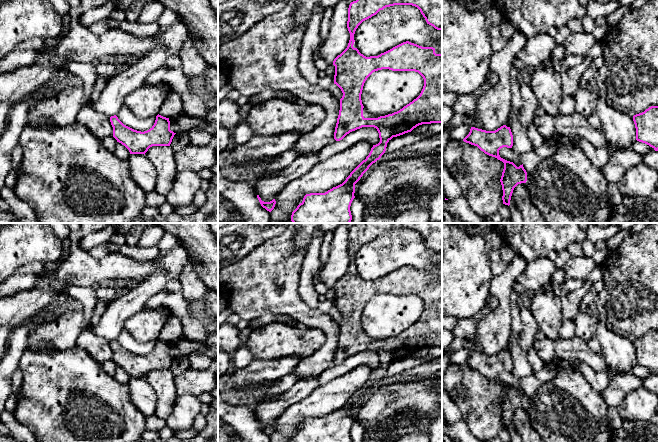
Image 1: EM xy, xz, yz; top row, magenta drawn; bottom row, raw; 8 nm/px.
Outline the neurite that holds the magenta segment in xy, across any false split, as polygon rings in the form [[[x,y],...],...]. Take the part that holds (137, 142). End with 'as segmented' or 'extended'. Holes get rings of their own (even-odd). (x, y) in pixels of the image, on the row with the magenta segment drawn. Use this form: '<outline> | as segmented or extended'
[[[116,115],[110,117],[113,137],[124,145],[130,154],[144,154],[152,146],[170,146],[176,133],[170,130],[169,118],[156,116],[154,125],[141,132],[124,125]]] | as segmented

